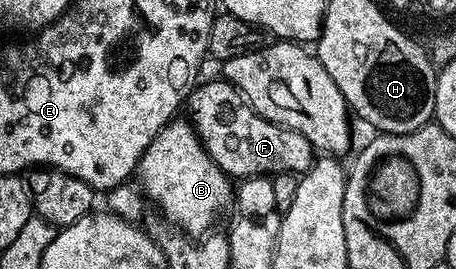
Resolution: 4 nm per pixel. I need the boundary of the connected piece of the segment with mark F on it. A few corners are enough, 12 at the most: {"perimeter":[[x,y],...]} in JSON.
{"perimeter":[[226,80],[185,102],[205,152],[232,180],[313,161],[301,132],[265,120]]}

